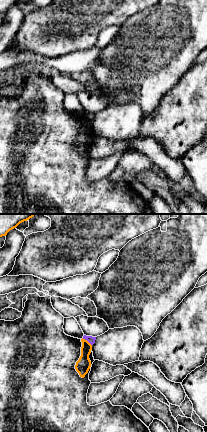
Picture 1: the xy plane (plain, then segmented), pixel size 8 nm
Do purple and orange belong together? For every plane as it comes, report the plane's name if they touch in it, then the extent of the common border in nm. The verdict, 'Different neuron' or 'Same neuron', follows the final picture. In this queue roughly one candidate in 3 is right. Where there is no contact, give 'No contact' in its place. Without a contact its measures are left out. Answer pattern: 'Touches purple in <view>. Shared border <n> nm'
Touches purple in xy. Shared border 100 nm

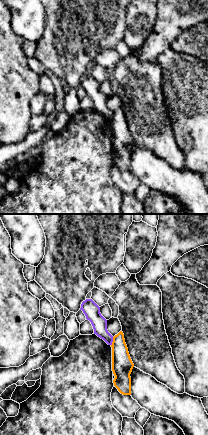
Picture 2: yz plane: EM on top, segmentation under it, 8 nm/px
Touches purple in yz. Shared border 70 nm

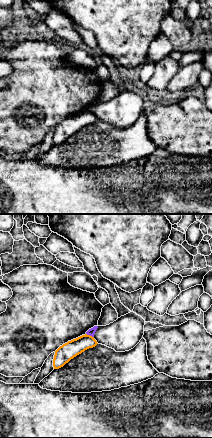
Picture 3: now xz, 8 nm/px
Touches purple in xz. Shared border 70 nm

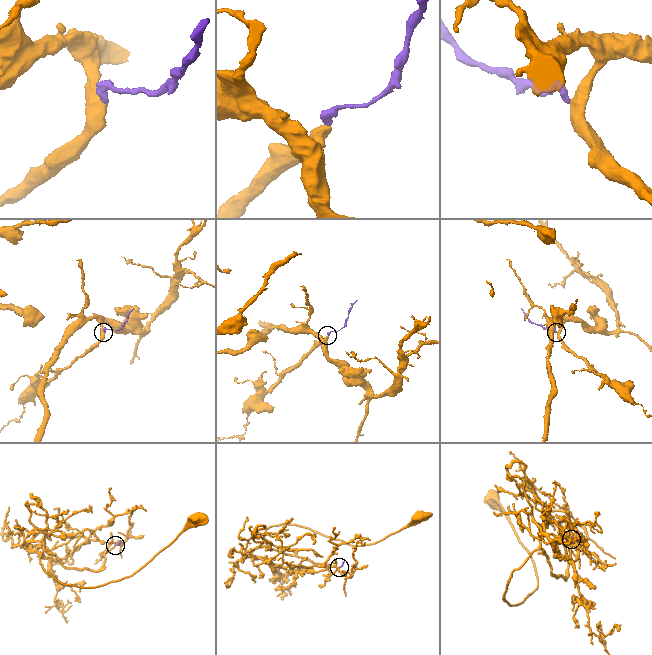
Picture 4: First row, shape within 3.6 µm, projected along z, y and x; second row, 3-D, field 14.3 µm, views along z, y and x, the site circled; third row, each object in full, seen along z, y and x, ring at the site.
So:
Different neuron

